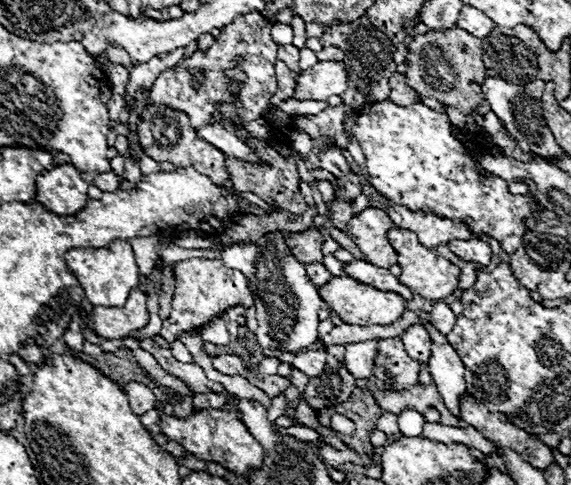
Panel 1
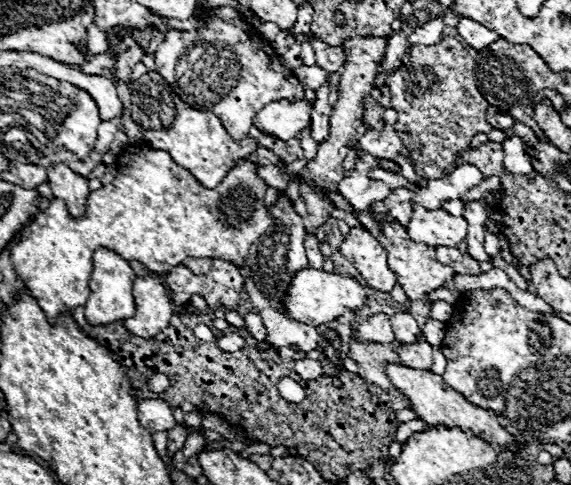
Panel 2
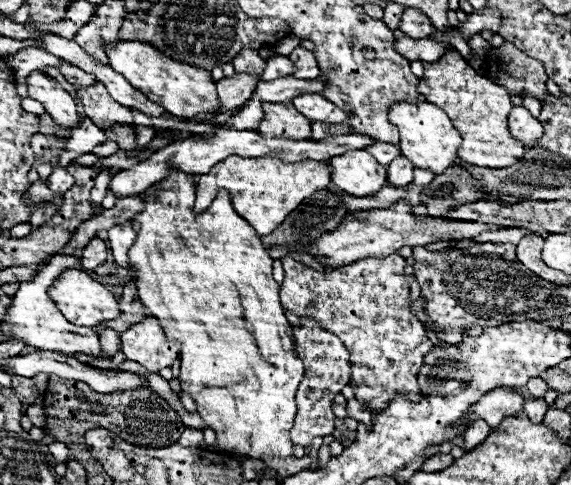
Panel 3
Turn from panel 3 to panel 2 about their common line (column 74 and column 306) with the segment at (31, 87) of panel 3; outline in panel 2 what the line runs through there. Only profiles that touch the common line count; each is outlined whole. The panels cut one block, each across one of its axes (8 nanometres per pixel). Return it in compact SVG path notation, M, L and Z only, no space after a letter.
M276 100L256 114L254 126L264 134L288 142L296 138L300 130L310 126L310 106L306 100Z

